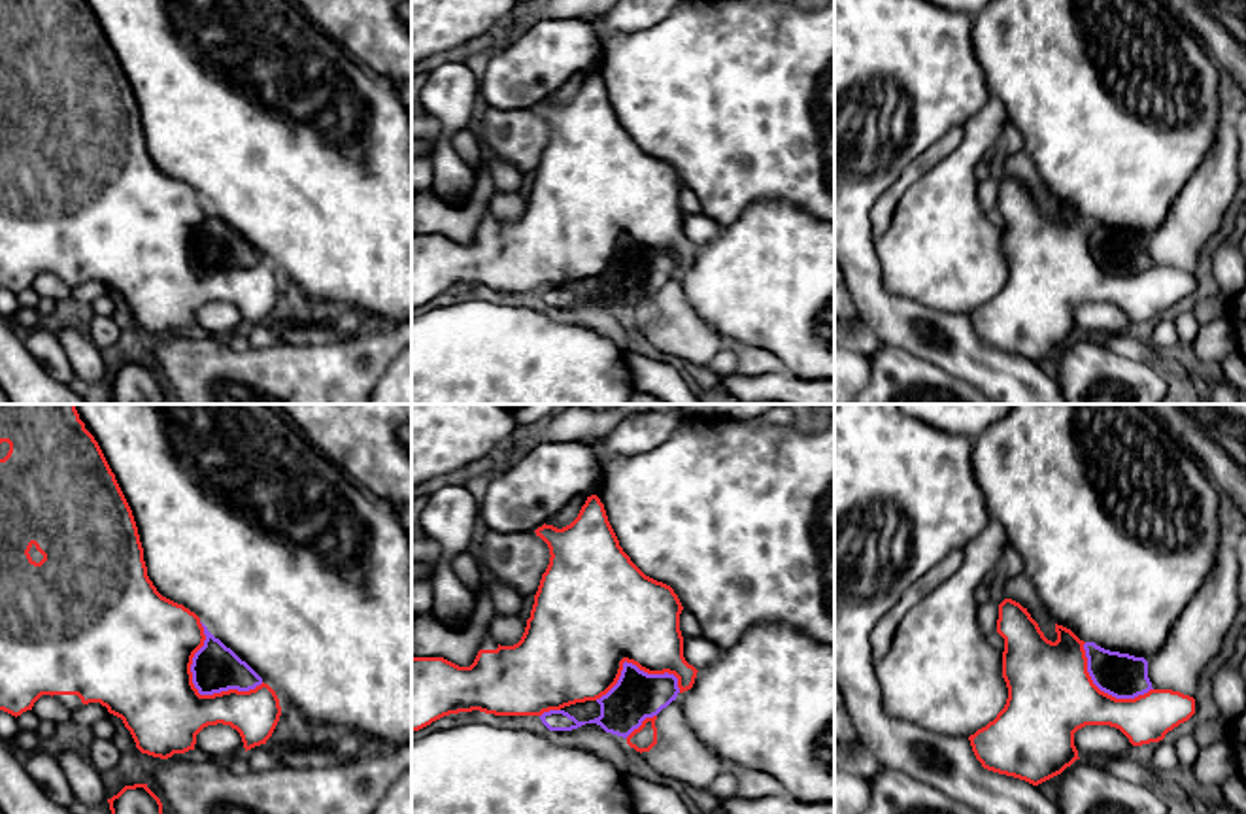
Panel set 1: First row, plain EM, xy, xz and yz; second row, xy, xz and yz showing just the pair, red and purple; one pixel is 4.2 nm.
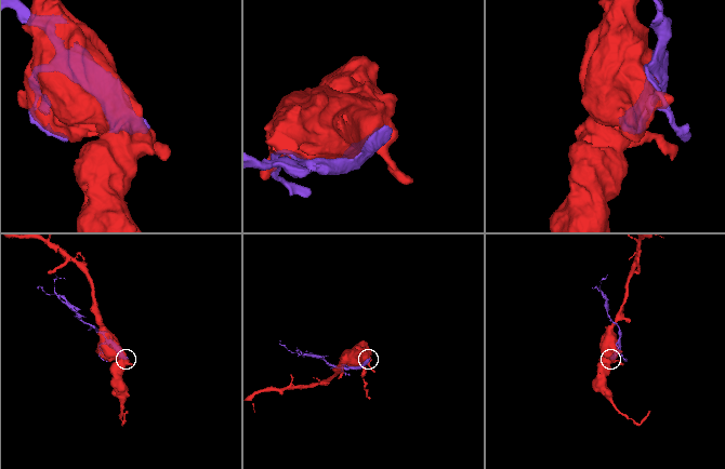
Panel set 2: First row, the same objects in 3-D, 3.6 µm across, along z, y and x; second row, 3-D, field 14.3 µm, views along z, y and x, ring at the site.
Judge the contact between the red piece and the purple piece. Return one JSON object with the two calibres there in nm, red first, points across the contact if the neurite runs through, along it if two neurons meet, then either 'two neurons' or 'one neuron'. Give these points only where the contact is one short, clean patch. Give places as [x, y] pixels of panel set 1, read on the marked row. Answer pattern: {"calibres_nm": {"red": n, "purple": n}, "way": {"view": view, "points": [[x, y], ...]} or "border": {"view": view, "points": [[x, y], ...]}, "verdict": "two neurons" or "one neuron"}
{"calibres_nm": {"red": 420, "purple": 200}, "verdict": "two neurons"}

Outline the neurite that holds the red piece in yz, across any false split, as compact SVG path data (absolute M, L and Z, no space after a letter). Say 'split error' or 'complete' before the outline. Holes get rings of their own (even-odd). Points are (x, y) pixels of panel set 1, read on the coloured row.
complete | M1012 599L999 604L997 633L1004 638L1008 699L993 721L968 737L987 771L1038 786L1080 759L1074 733L1086 725L1116 727L1142 746L1195 714L1195 699L1172 689L1135 699L1101 691L1087 672L1086 642L1057 623L1057 640L1048 640Z

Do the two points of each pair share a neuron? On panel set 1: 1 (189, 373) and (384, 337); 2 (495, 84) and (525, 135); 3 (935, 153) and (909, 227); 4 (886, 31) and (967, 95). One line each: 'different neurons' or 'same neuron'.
1: same neuron
2: different neurons
3: different neurons
4: same neuron

